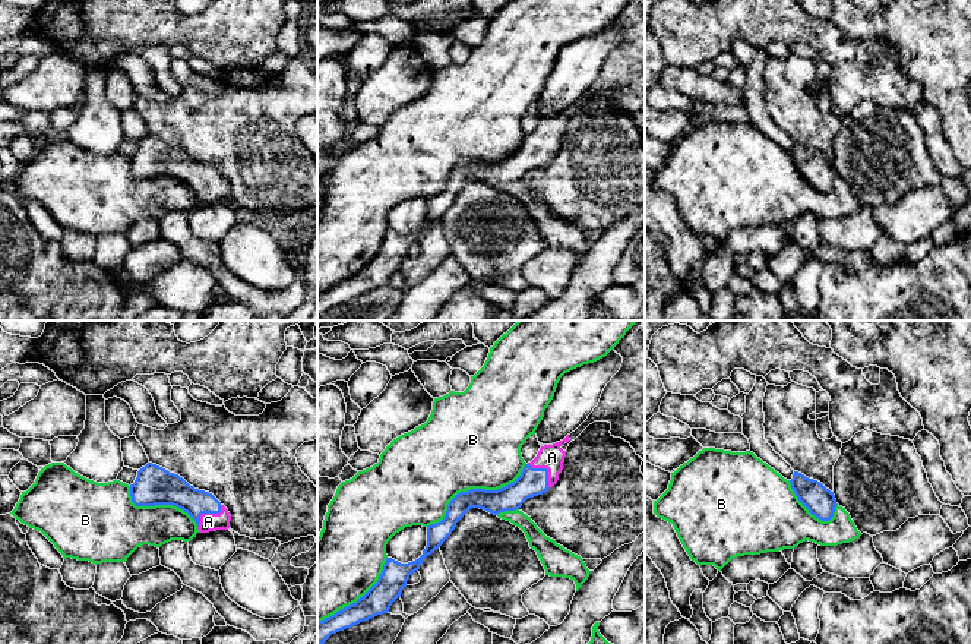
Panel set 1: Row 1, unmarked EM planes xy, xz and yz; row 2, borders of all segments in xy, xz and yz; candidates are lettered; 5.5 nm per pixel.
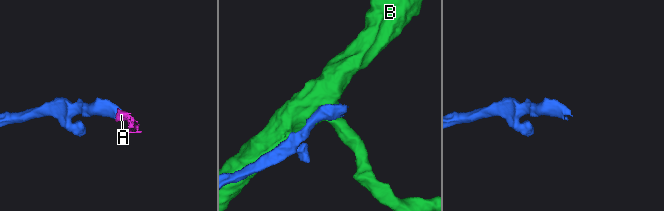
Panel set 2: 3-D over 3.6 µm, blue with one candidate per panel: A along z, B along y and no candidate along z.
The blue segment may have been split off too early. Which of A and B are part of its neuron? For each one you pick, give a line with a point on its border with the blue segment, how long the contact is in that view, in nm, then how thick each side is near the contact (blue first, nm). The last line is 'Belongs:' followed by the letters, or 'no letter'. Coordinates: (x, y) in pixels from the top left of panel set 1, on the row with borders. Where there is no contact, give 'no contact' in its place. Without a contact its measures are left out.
A: xy (206, 513) | 180 nm | 180/100 nm
Belongs: A

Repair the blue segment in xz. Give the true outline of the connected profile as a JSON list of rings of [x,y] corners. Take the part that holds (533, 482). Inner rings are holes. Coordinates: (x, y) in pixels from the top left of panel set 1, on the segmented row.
[[[638,321],[614,351],[623,357],[621,367],[604,388],[598,405],[575,432],[560,442],[541,446],[513,483],[497,490],[471,489],[458,493],[449,502],[445,518],[427,527],[423,555],[408,564],[386,558],[377,583],[363,597],[317,622],[317,644],[323,644],[332,634],[388,613],[392,603],[401,597],[408,578],[443,544],[471,508],[494,515],[516,511],[526,499],[553,487],[563,470],[569,443],[594,422],[608,422],[611,436],[629,442],[636,455],[645,460],[645,321]]]

